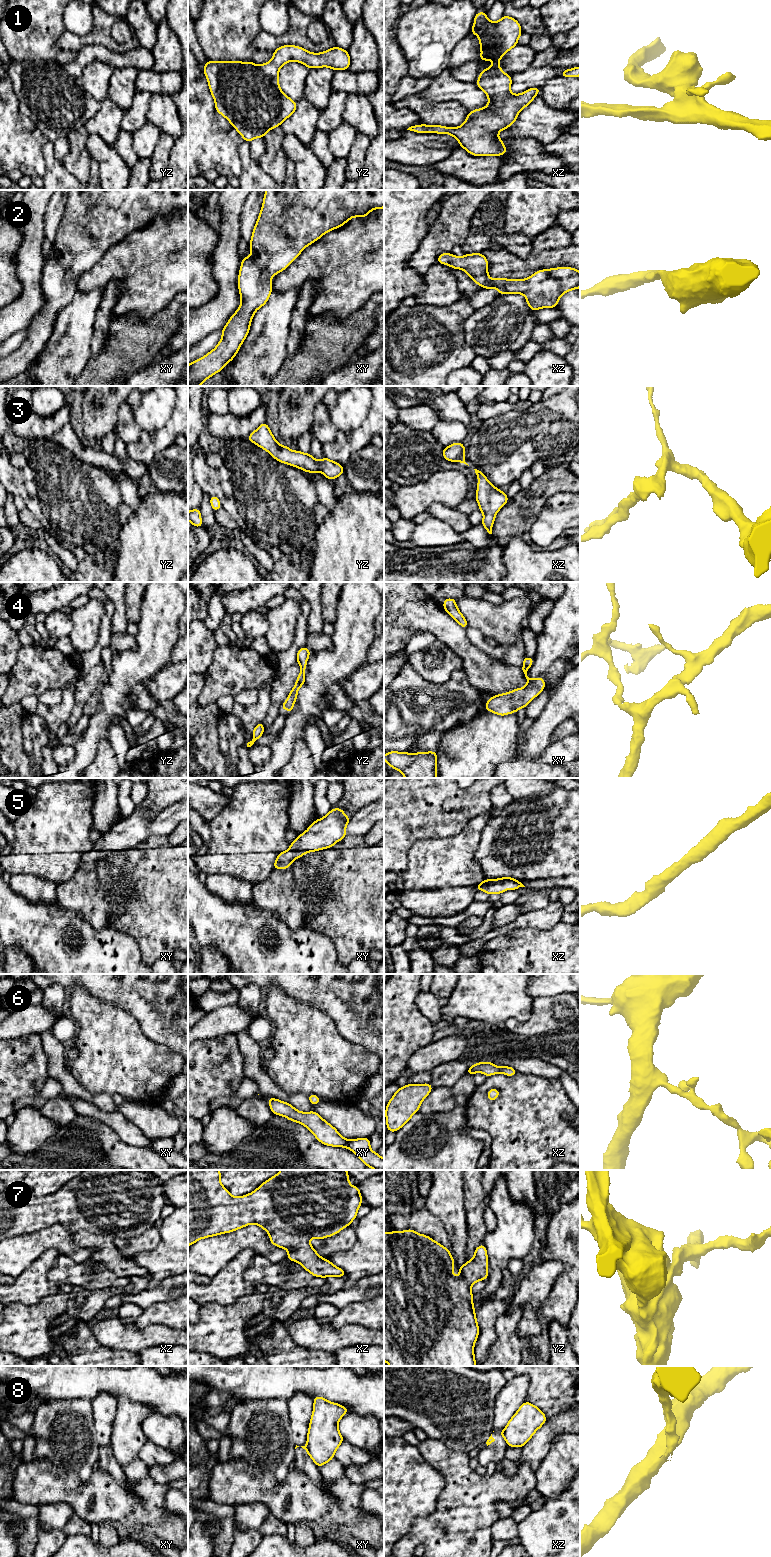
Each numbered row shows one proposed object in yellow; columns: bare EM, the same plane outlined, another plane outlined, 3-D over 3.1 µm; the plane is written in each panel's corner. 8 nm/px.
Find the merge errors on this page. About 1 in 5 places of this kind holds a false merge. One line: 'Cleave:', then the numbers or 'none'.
Cleave: 8

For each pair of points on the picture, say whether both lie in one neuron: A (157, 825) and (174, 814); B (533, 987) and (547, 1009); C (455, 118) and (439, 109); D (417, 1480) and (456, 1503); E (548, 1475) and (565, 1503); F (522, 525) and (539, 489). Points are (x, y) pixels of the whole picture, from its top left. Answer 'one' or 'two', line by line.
A: one
B: two
C: one
D: two
E: two
F: one

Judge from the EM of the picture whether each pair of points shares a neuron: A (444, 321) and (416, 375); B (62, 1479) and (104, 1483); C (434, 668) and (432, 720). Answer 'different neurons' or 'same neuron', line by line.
A: same neuron
B: same neuron
C: different neurons

